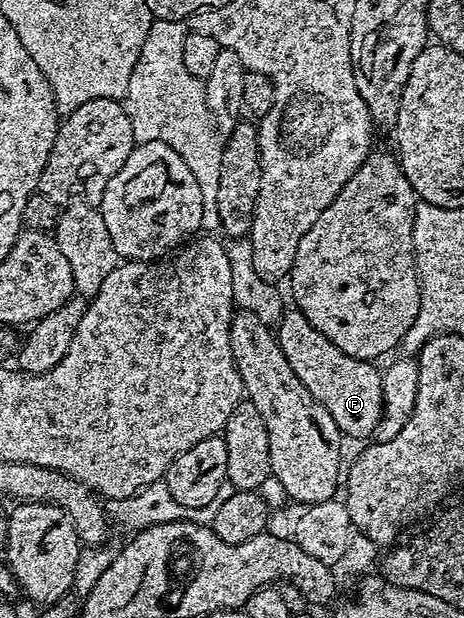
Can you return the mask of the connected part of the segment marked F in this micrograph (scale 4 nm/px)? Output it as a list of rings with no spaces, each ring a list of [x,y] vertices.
[[[298,310],[285,311],[278,325],[278,339],[286,362],[290,362],[290,370],[298,374],[298,382],[330,410],[330,418],[338,422],[345,437],[368,436],[371,432],[373,435],[379,429],[384,418],[384,378],[375,363],[342,354],[342,350],[338,350],[326,334],[310,326]]]

